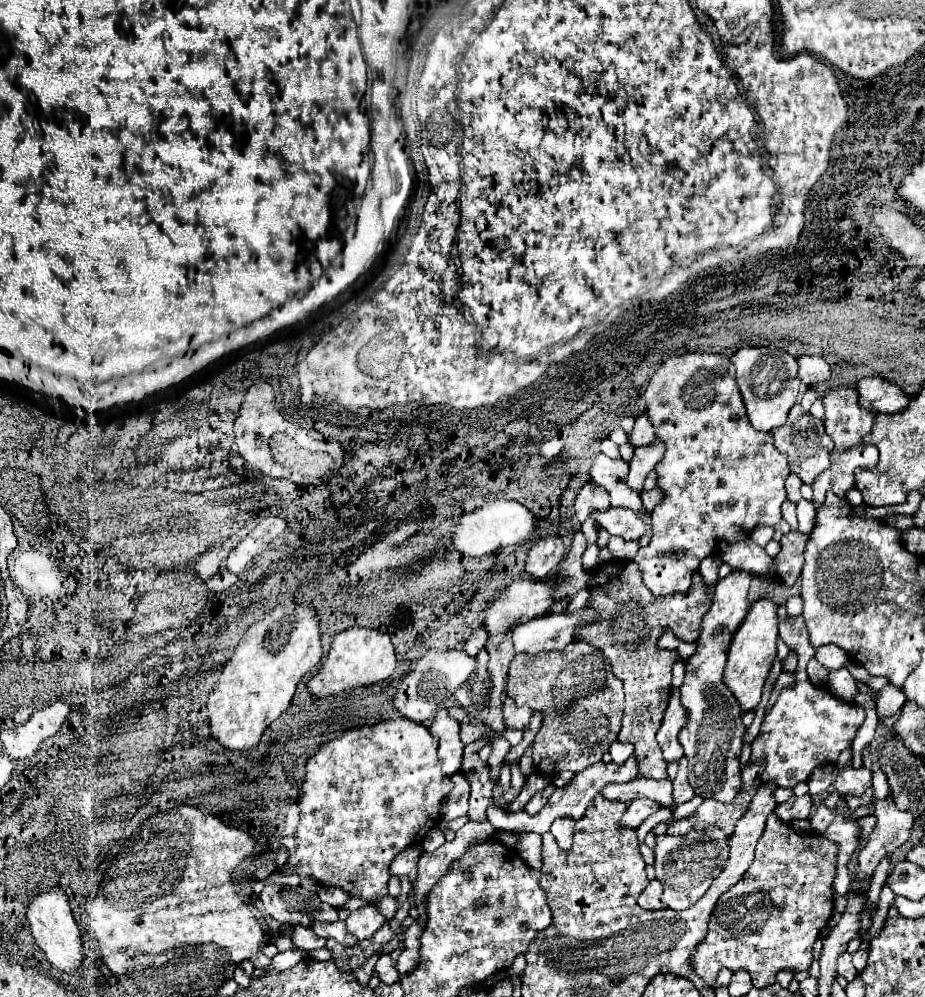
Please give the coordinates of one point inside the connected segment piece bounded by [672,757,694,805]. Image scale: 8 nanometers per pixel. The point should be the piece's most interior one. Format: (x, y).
(682, 792)

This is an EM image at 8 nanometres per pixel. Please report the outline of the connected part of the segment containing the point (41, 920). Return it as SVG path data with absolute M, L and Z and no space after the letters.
M48 891L36 895L28 909L26 909L26 919L30 923L30 931L38 943L38 947L46 955L54 955L54 967L72 973L72 975L82 975L84 977L84 967L82 967L82 941L80 941L80 931L78 925L72 917L72 909L68 905L68 897L62 891Z

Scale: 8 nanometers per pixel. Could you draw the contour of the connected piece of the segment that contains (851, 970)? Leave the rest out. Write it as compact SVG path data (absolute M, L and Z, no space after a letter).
M842 953L838 957L838 975L846 977L848 981L852 981L858 975L858 971L856 971L856 967L852 963L852 955L850 953Z

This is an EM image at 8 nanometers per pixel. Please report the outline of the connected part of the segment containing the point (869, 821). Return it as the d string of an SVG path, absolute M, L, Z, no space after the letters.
M868 815L868 817L862 817L860 821L860 827L862 827L862 837L860 837L860 847L866 843L866 839L870 837L872 829L874 829L874 815Z

